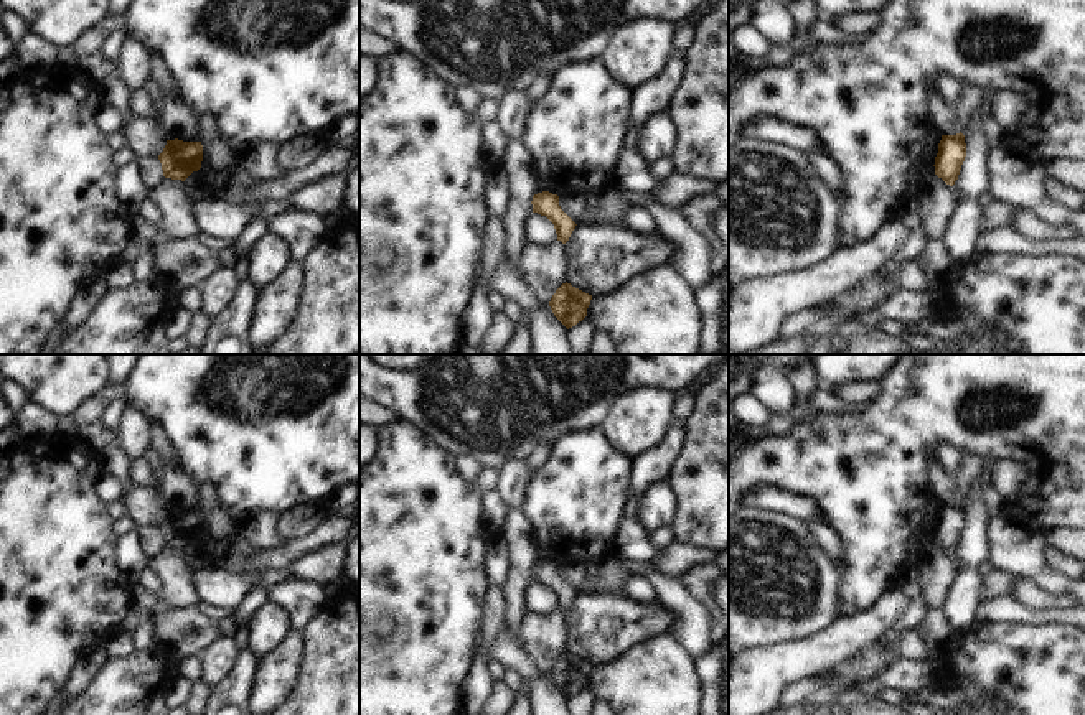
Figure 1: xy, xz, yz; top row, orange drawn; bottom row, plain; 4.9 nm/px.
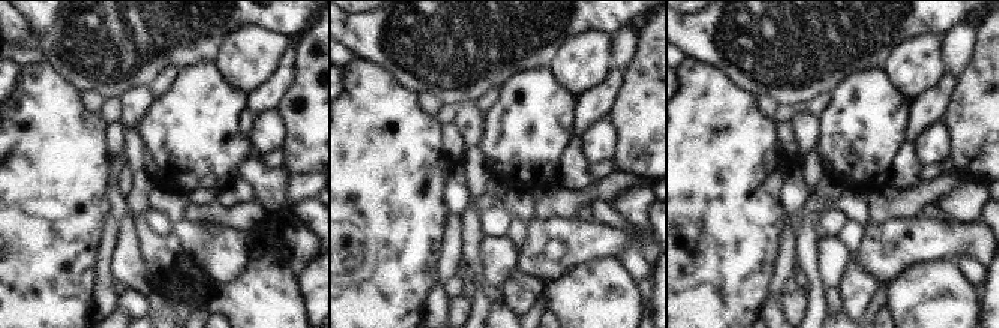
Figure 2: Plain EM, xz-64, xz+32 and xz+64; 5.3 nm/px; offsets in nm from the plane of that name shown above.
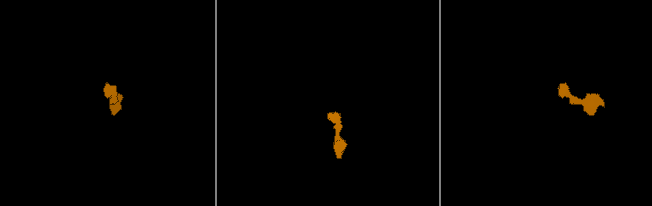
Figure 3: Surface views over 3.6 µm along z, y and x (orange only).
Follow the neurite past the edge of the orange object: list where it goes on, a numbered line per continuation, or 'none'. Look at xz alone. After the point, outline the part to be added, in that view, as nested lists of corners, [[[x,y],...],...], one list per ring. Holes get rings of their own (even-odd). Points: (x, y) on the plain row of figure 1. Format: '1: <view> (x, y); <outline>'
none

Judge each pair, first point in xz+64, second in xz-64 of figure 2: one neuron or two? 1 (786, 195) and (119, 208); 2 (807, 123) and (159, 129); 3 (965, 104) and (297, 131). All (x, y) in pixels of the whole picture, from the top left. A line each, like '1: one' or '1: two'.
1: two
2: two
3: one

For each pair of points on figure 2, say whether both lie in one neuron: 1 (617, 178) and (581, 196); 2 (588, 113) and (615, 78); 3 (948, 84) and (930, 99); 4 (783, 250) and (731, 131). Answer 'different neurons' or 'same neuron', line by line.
1: same neuron
2: same neuron
3: same neuron
4: different neurons

